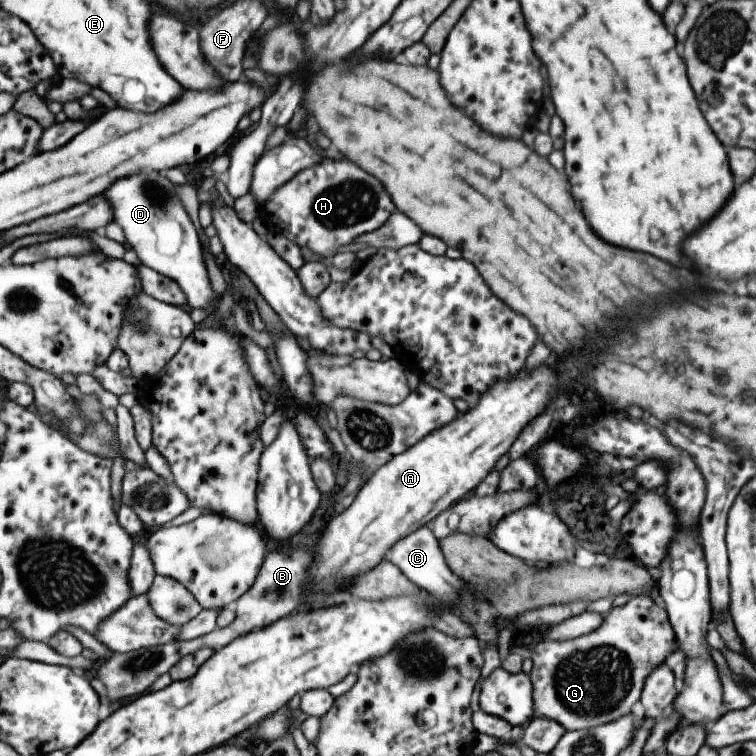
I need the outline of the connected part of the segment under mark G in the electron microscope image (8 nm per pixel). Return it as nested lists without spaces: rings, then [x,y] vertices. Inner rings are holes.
[[[638,595],[620,608],[611,608],[603,614],[600,626],[572,640],[554,640],[538,635],[525,646],[533,663],[528,674],[532,685],[533,717],[544,717],[557,722],[565,731],[579,731],[605,725],[626,716],[631,706],[639,701],[645,678],[660,663],[667,652],[672,652],[674,633],[665,610],[652,596]]]

